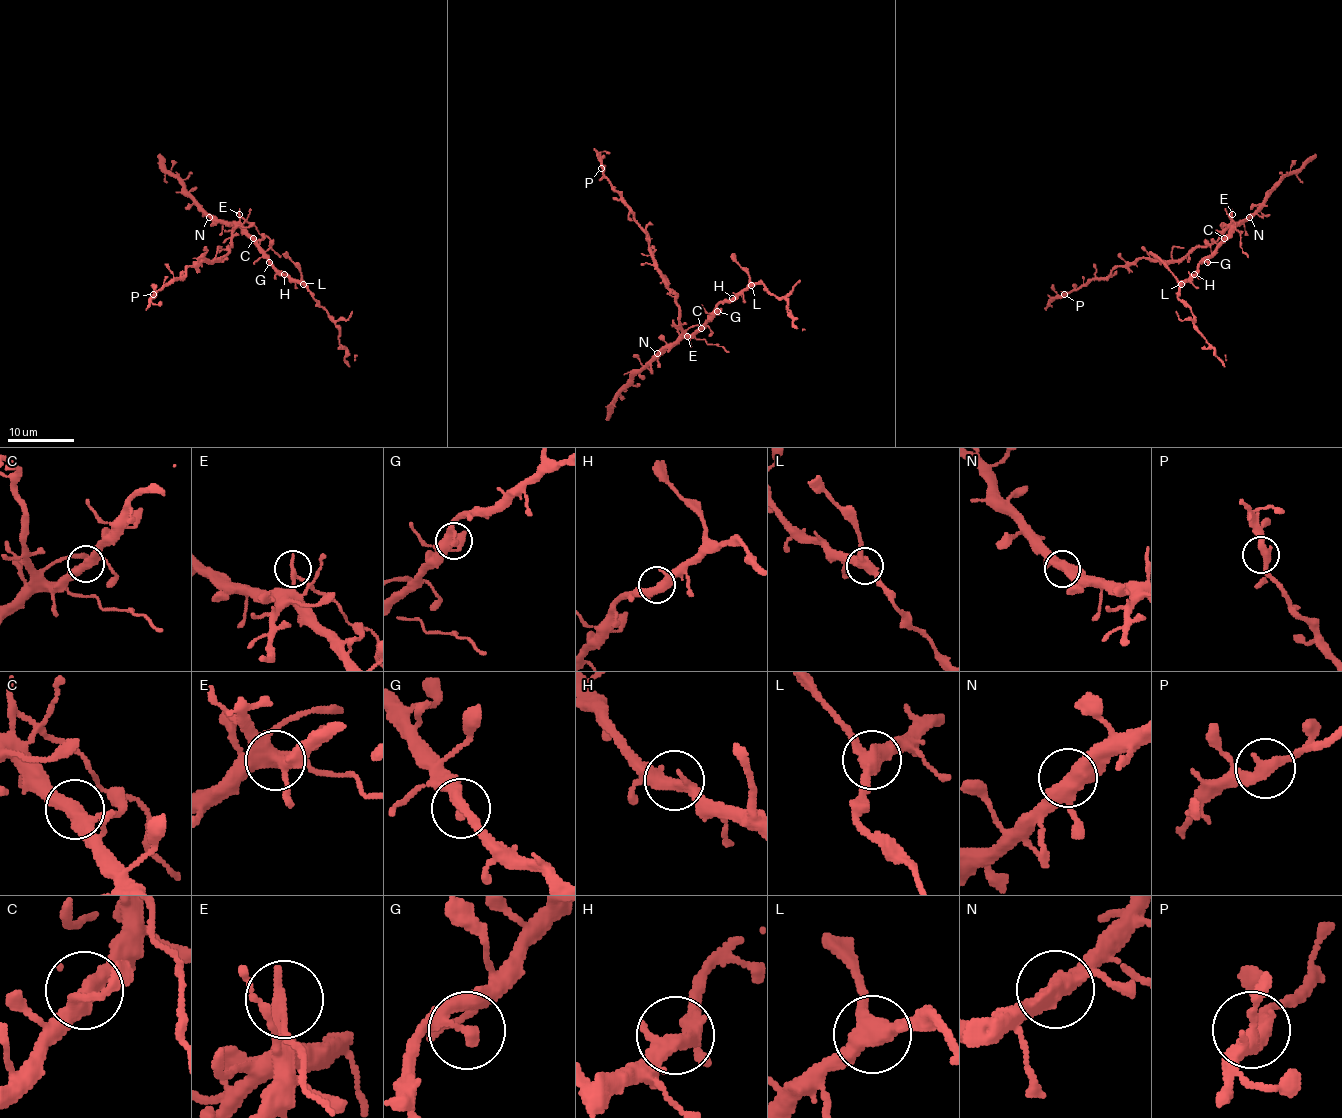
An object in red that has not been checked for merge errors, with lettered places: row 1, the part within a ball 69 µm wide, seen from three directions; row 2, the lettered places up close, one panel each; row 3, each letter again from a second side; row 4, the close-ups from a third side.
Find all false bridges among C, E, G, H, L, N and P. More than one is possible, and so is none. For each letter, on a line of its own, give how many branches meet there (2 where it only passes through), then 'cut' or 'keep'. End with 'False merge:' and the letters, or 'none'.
C: branches 3; keep
E: branches 1; cut
G: branches 2; keep
H: branches 3; keep
L: branches 3; cut
N: branches 3; keep
P: branches 2; keep
False merge: E, L

